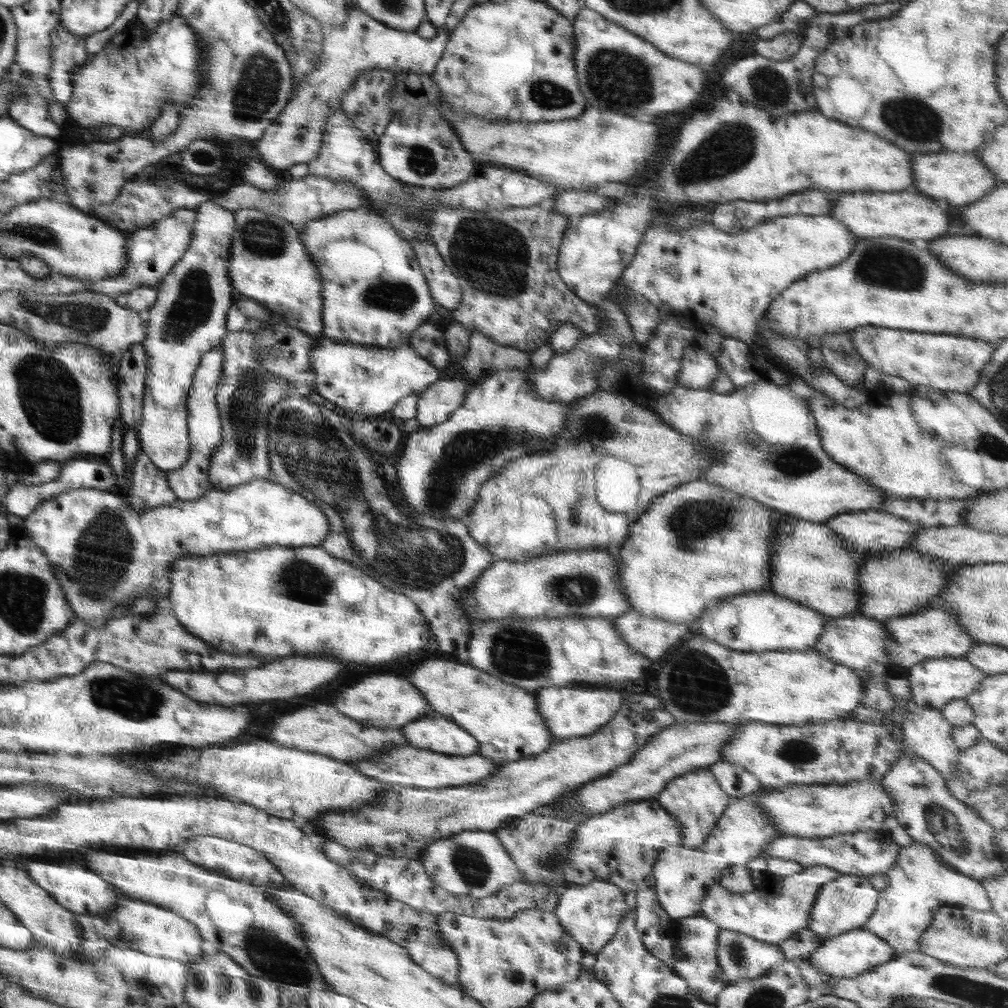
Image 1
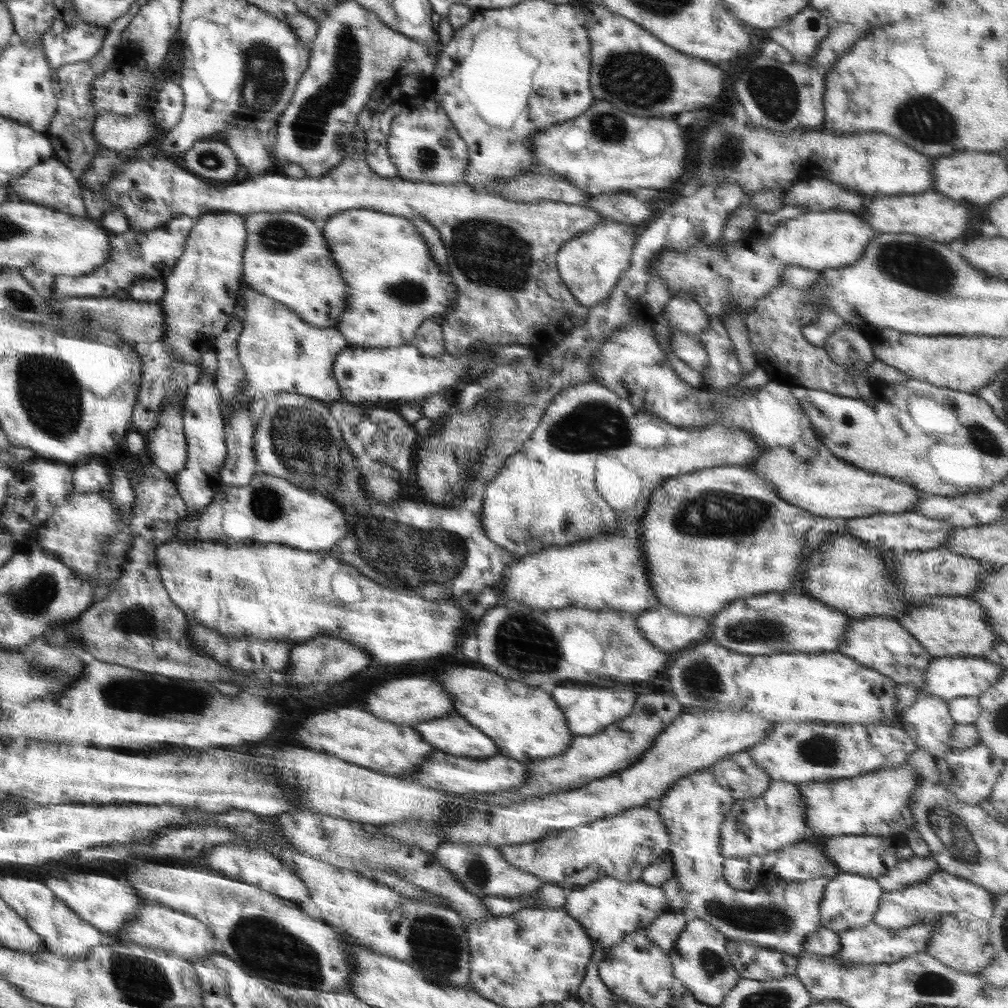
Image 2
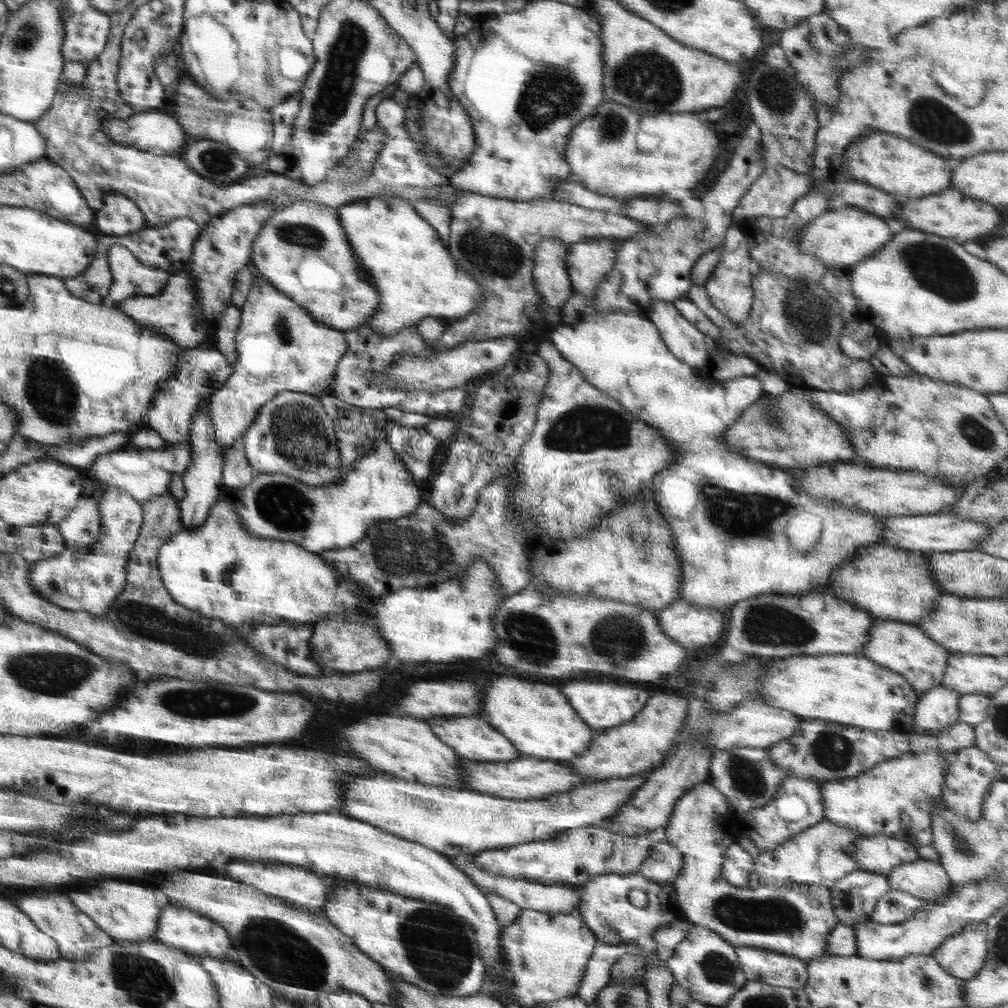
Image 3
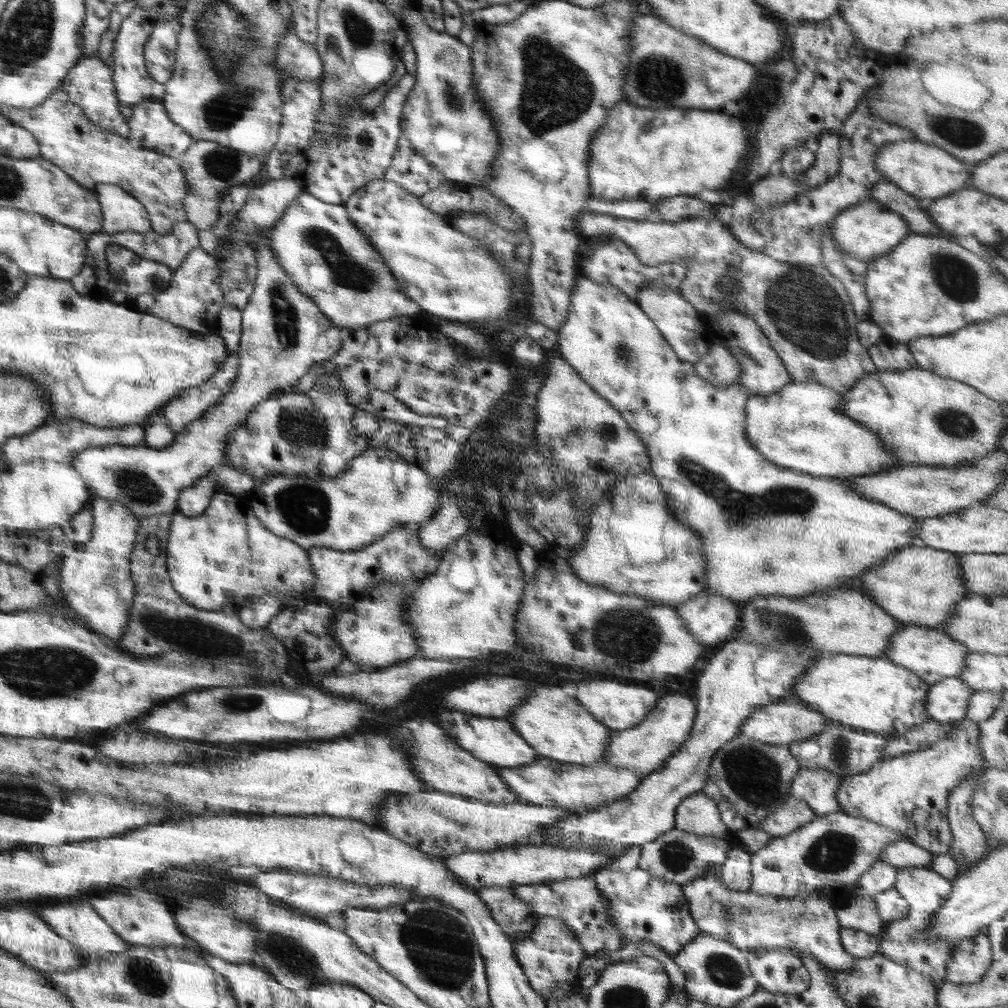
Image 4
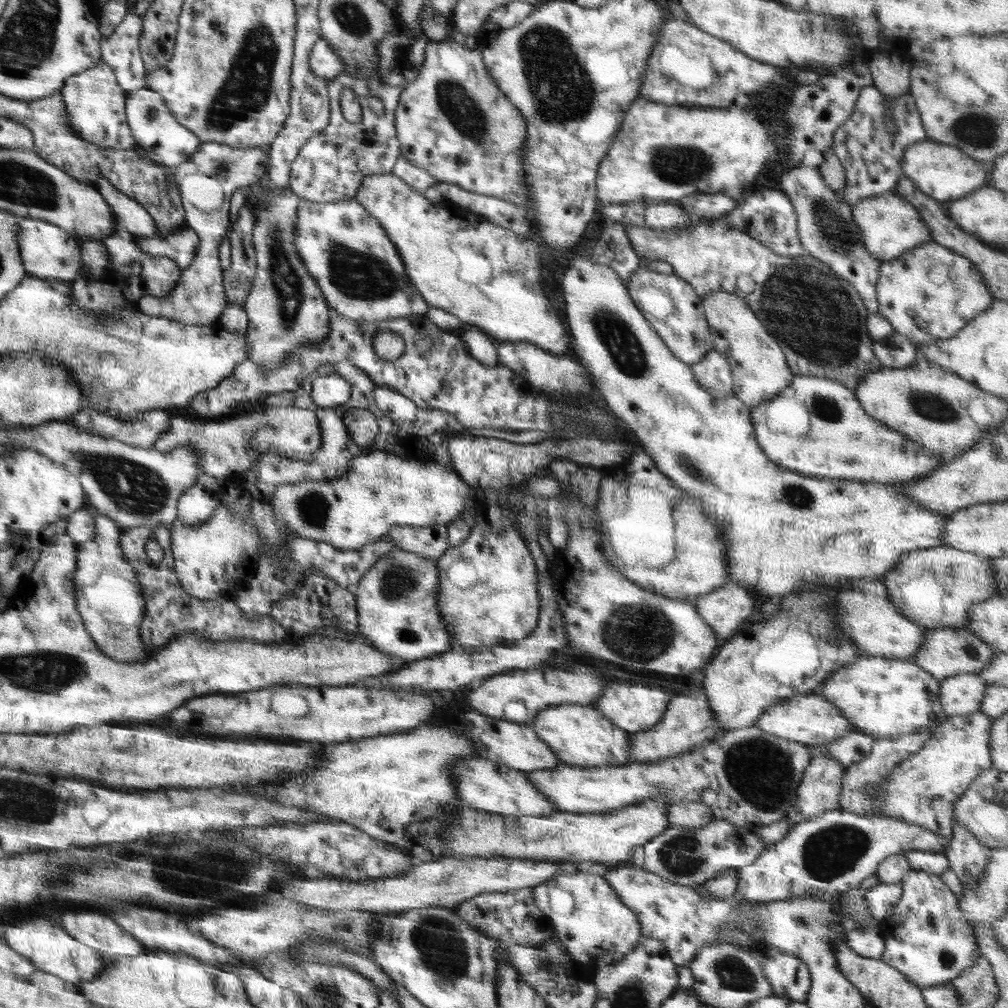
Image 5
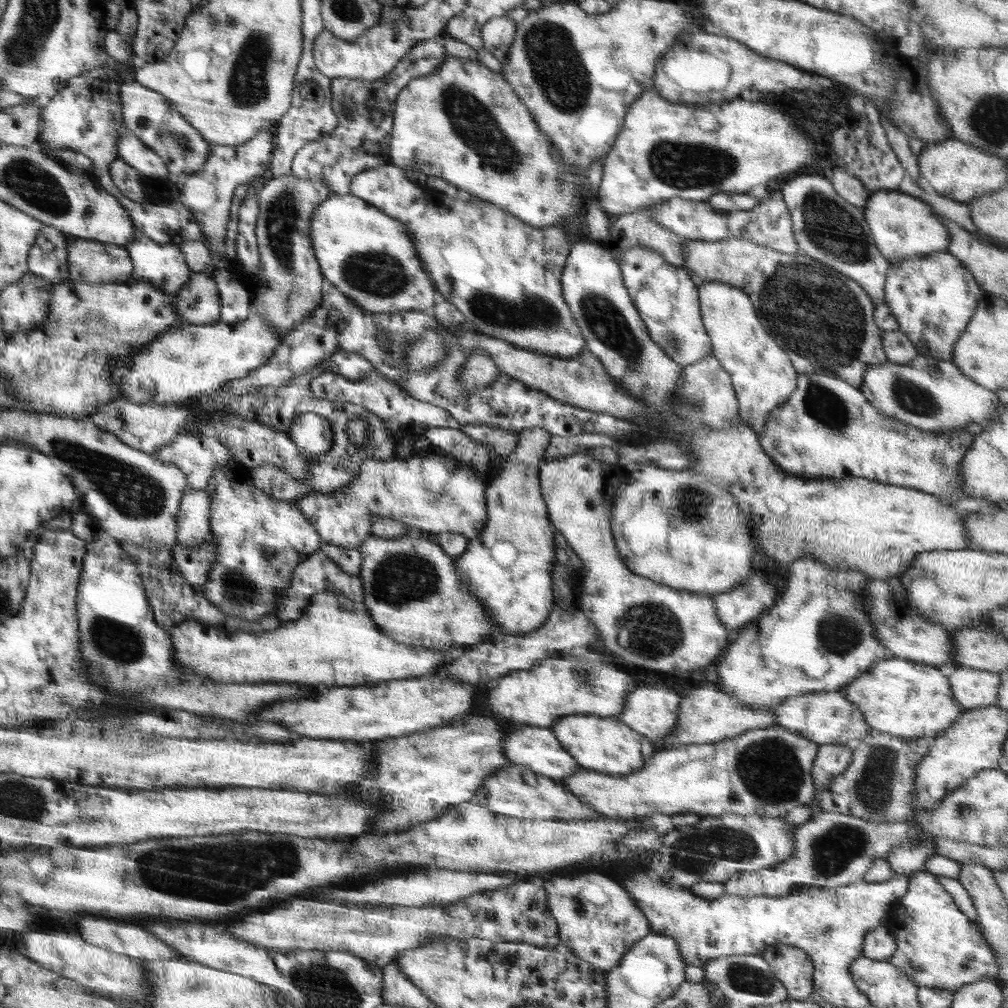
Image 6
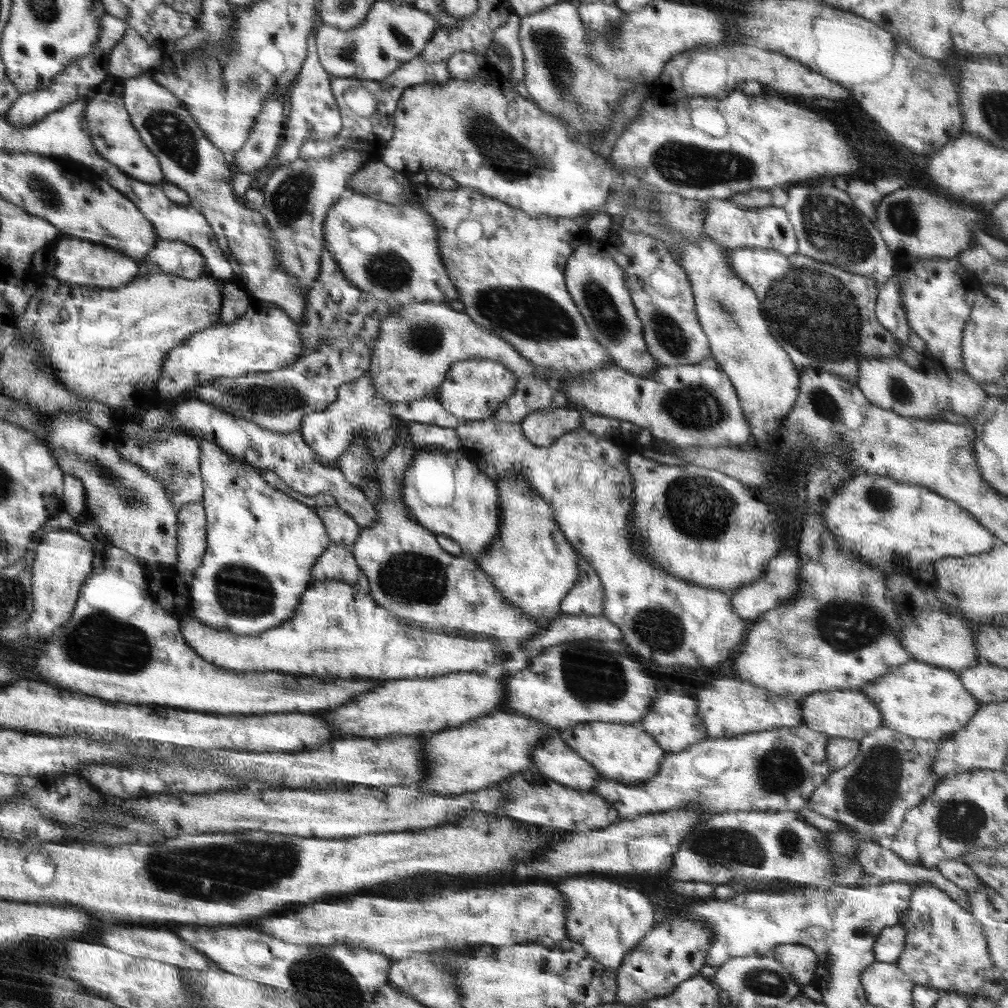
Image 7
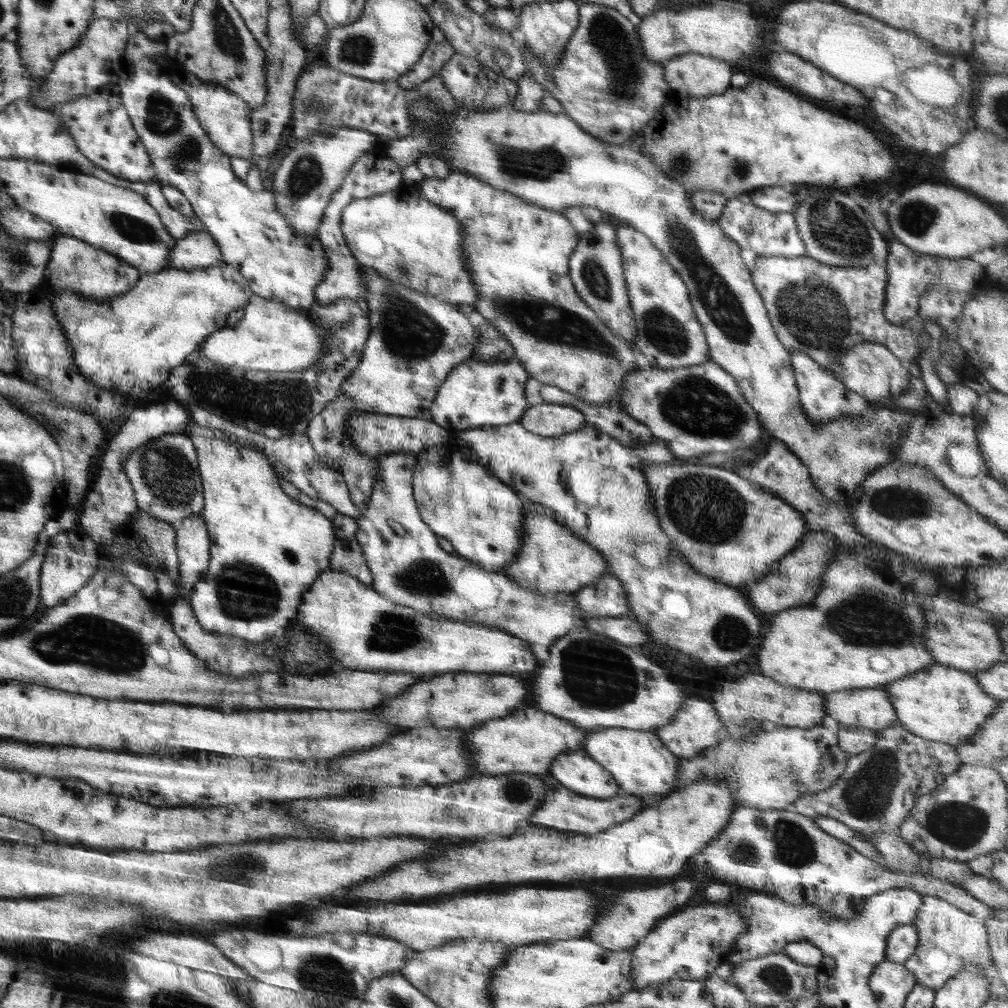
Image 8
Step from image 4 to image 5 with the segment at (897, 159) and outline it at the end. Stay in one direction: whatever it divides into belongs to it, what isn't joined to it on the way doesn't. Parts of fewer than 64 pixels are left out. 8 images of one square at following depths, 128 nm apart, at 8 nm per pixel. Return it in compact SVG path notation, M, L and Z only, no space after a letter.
M924 140L912 146L906 146L902 154L904 177L912 180L920 191L939 202L958 200L970 192L987 186L984 182L988 182L991 168L952 145L932 140Z

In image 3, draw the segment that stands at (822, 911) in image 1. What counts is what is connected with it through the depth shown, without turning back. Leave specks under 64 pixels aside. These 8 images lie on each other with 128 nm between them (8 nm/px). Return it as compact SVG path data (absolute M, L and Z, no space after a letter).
M862 870L846 874L830 888L838 923L852 927L854 920L870 918L878 899L890 889L885 874Z

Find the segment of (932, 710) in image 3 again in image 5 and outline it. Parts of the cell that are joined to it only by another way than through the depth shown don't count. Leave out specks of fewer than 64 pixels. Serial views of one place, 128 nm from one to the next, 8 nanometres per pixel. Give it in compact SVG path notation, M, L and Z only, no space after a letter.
M960 673L940 682L940 705L948 718L980 711L990 684L976 673Z

